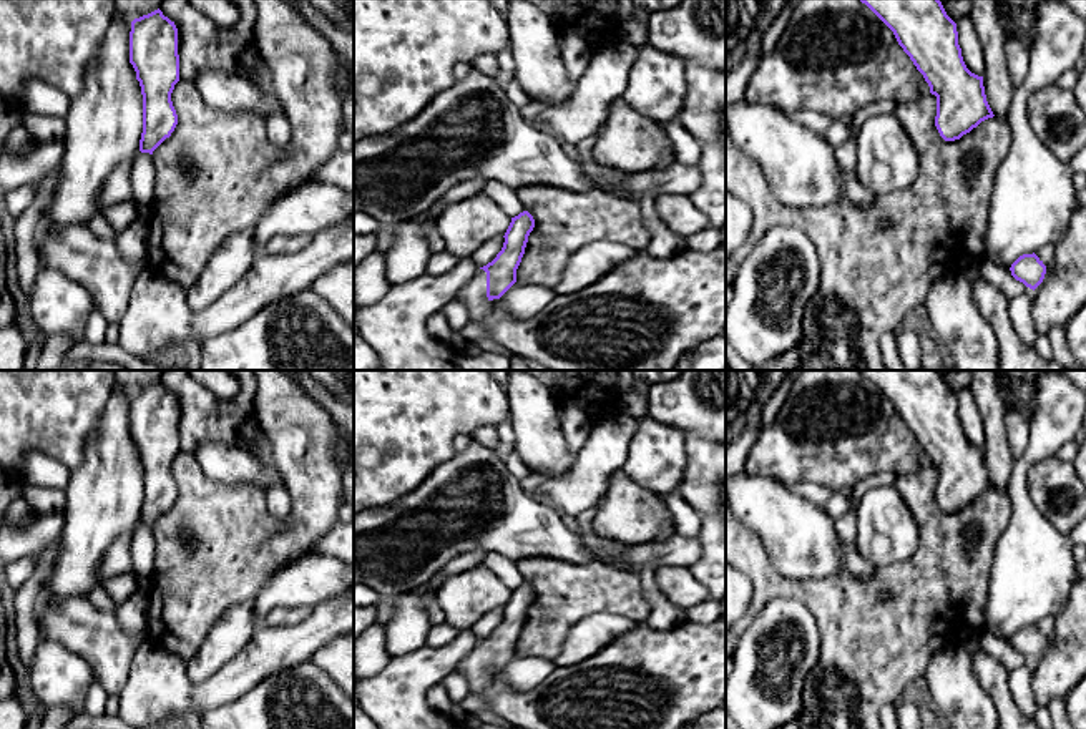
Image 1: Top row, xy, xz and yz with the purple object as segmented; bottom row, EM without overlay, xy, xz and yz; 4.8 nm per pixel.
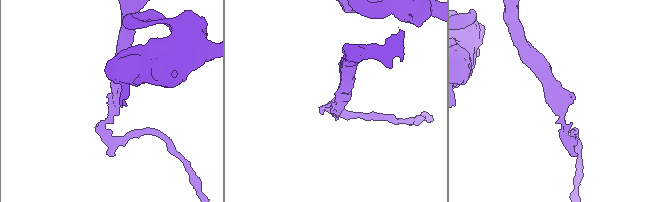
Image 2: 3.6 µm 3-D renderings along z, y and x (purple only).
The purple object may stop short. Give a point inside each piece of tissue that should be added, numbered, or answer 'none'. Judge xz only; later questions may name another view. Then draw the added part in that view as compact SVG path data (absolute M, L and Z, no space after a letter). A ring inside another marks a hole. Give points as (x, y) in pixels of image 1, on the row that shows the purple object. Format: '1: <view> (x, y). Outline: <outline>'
1: xz (643, 314). Outline: M684 247L668 259L654 259L646 249L636 251L591 286L556 296L526 320L510 317L498 299L487 297L483 269L477 271L455 299L467 306L470 320L480 322L487 337L506 347L510 355L536 360L551 370L671 370L696 344L719 335L726 327L726 247L707 254Z

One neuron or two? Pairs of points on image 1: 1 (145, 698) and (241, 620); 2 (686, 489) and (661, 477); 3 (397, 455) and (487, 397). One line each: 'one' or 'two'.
1: two
2: two
3: one

